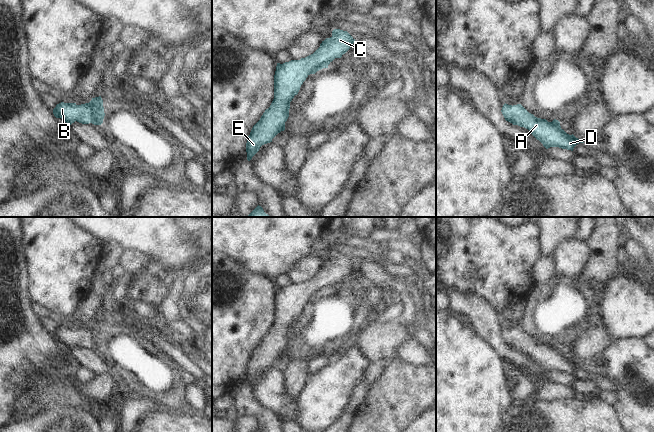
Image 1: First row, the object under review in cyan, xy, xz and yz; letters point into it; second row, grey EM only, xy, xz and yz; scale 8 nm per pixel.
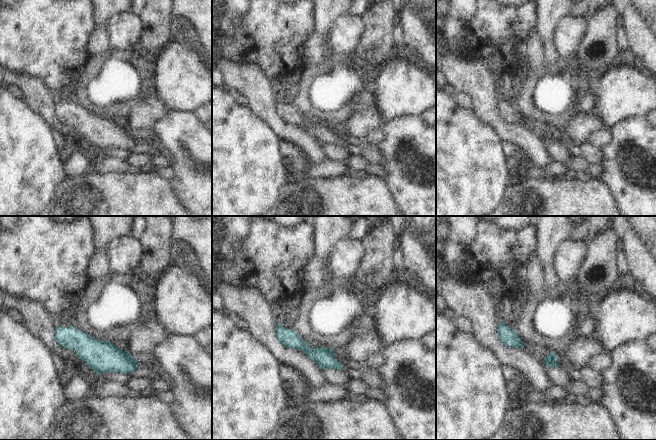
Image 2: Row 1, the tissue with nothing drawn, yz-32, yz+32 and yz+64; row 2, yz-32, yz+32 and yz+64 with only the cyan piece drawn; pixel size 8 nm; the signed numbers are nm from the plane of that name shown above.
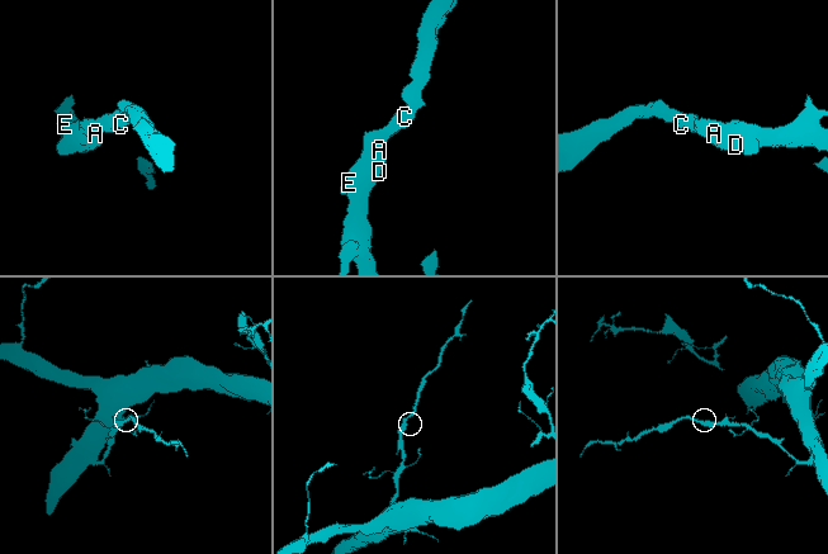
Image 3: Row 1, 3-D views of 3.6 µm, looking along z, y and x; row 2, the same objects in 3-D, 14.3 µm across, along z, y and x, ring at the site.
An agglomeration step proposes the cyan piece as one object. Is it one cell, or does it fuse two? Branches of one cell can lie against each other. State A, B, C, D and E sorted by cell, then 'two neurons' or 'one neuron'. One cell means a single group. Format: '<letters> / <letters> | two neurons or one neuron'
A B C D E | one neuron

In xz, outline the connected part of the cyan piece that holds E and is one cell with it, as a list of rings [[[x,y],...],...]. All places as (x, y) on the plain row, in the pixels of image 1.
[[[334,253],[332,260],[322,265],[313,278],[300,284],[277,287],[274,299],[274,323],[248,360],[246,367],[248,385],[262,369],[272,366],[278,357],[285,354],[290,326],[298,318],[306,302],[323,292],[328,292],[335,282],[341,282],[354,265],[347,255]]]

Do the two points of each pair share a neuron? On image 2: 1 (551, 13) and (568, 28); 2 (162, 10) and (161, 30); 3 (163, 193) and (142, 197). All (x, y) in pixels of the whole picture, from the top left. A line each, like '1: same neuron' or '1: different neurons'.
1: different neurons
2: same neuron
3: same neuron

